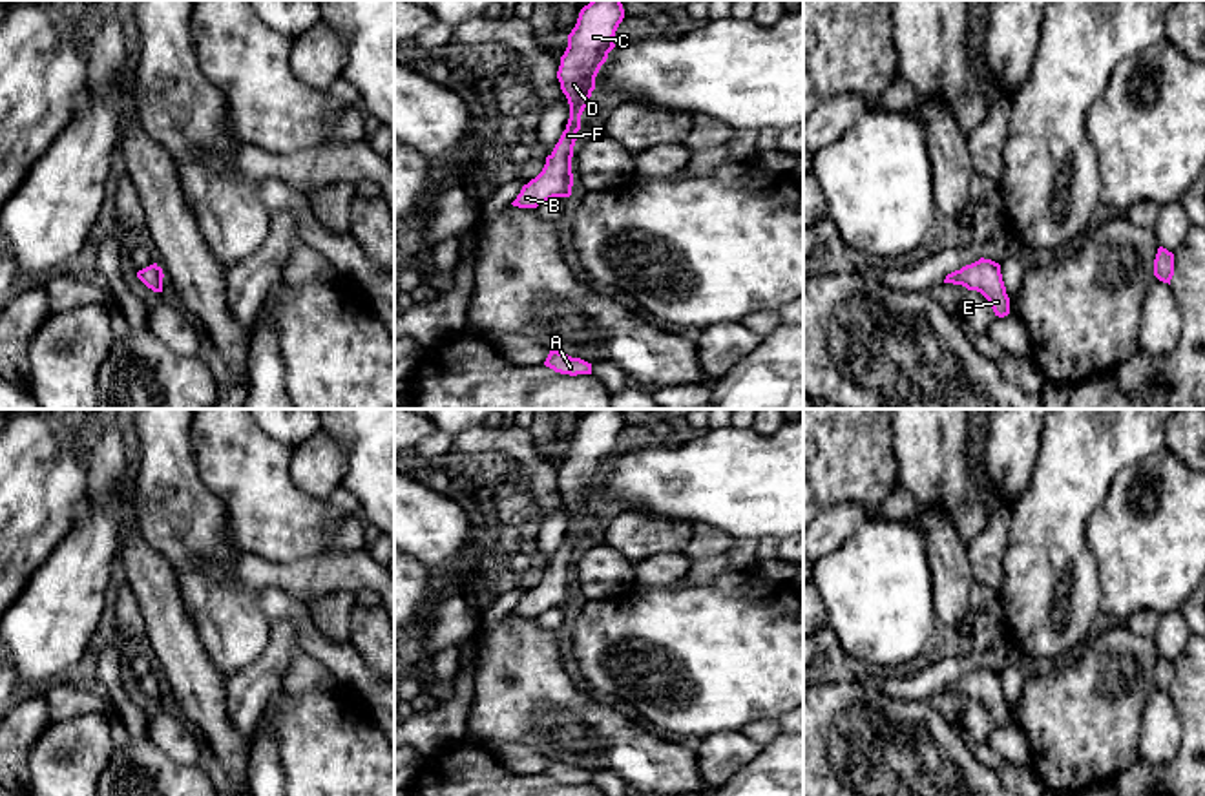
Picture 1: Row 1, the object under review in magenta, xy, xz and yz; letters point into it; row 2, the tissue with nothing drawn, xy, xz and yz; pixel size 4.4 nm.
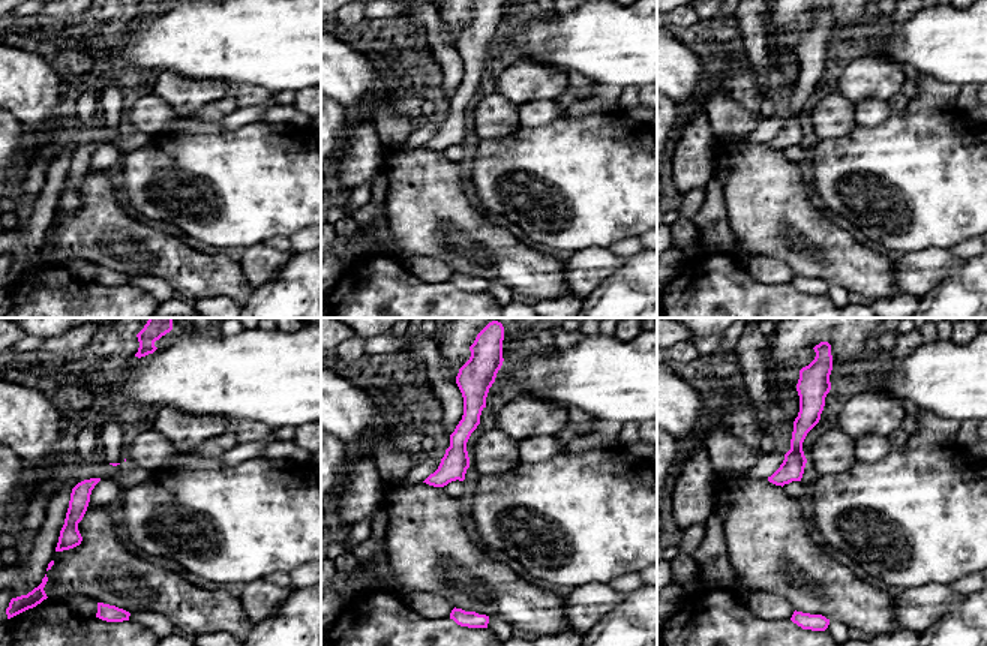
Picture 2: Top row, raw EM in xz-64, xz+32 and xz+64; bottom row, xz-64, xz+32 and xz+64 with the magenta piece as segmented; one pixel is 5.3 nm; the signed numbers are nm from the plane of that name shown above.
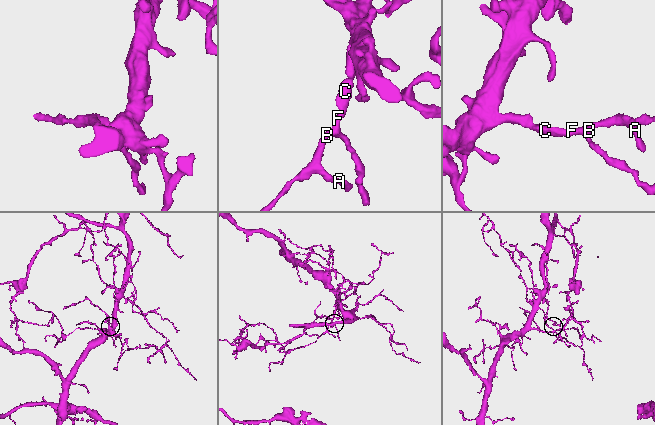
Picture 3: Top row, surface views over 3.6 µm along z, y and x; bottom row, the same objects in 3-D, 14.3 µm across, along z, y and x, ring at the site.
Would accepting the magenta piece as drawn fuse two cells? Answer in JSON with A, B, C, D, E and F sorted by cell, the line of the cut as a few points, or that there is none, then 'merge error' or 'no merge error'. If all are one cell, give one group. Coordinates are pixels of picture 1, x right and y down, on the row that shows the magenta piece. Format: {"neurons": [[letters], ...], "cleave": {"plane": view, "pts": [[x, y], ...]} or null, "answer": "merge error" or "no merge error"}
{"neurons": [["A", "B", "C", "D", "E", "F"]], "cleave": null, "answer": "no merge error"}

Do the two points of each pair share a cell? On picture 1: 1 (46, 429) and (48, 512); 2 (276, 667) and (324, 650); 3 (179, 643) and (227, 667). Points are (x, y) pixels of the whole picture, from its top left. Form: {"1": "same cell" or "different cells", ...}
{"1": "same cell", "2": "different cells", "3": "different cells"}

